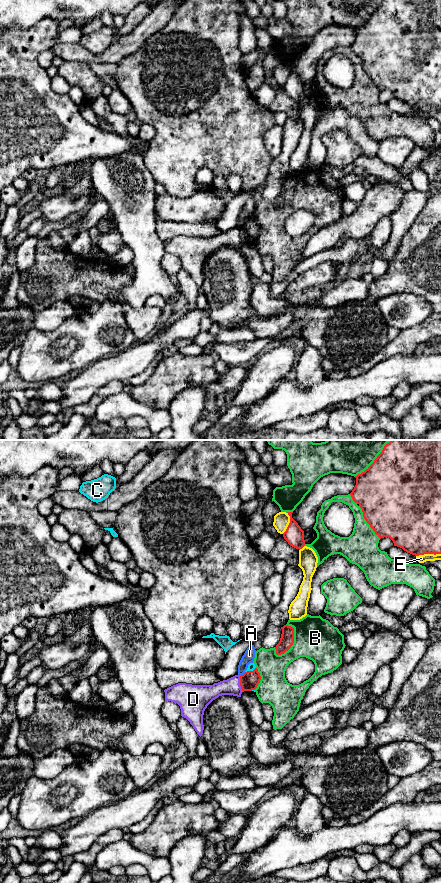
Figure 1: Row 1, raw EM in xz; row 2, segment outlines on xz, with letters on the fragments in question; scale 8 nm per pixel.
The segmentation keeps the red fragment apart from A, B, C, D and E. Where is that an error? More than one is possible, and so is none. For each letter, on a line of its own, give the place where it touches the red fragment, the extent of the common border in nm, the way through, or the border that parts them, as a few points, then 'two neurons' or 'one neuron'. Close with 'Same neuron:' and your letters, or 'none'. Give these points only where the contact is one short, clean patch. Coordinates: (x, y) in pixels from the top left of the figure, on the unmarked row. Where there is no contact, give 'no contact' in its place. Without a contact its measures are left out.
A: meets red in xz at (243, 226); contact 60 nm long; two neurons
B: meets red in xz at (293, 193); contact 260 nm long; two neurons
C: meets red in xz at (250, 223); contact 100 nm long; border along xz (255, 219), (245, 224); two neurons
D: meets red in xz at (240, 236); contact 130 nm long; border along xz (239, 228), (239, 237), (243, 243); two neurons
E: meets red in xz at (289, 75); contact 180 nm long; two neurons
Same neuron: none

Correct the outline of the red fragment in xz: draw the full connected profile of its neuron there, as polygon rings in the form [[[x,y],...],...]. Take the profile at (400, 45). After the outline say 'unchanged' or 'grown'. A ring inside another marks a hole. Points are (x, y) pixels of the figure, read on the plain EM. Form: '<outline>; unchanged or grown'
[[[383,0],[374,14],[355,30],[356,37],[350,47],[353,53],[360,58],[364,71],[380,91],[388,89],[393,93],[394,98],[415,108],[441,106],[441,0]]]; unchanged

